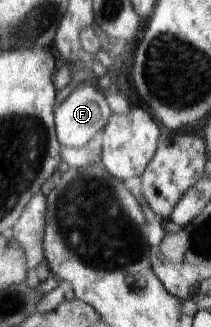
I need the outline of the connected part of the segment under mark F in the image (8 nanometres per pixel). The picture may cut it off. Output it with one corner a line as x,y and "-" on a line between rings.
92,81
79,84
71,94
55,110
55,124
59,144
83,149
97,136
100,136
103,126
112,115
111,109
103,102
106,94

